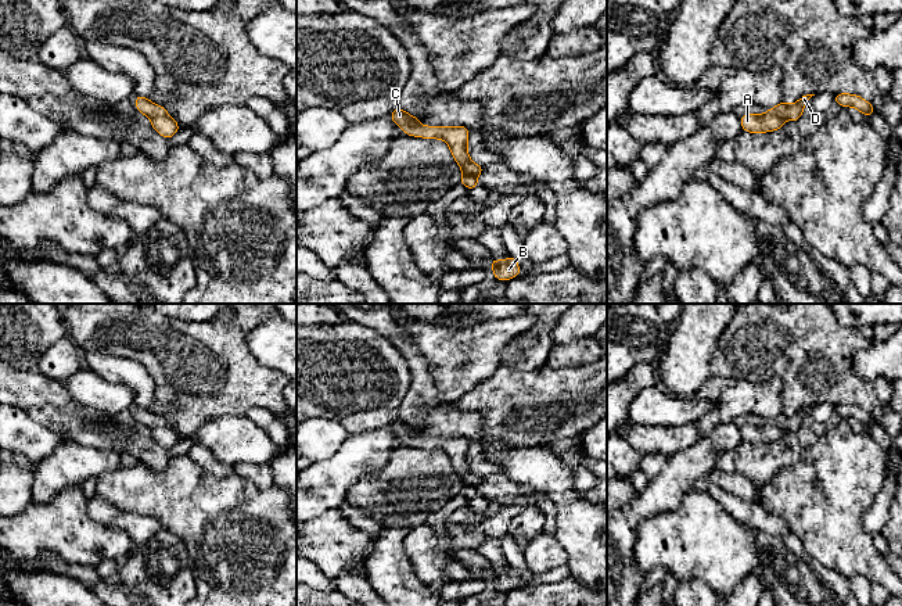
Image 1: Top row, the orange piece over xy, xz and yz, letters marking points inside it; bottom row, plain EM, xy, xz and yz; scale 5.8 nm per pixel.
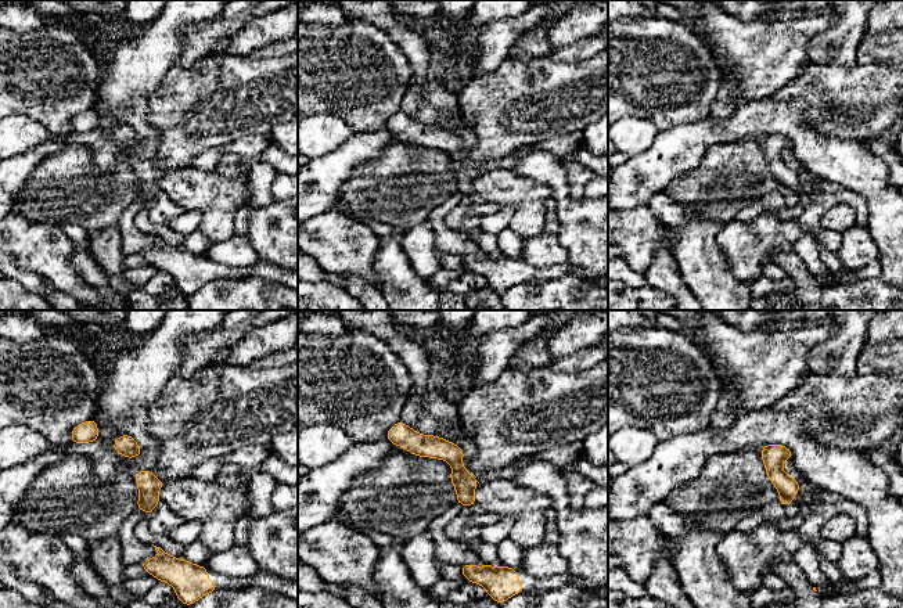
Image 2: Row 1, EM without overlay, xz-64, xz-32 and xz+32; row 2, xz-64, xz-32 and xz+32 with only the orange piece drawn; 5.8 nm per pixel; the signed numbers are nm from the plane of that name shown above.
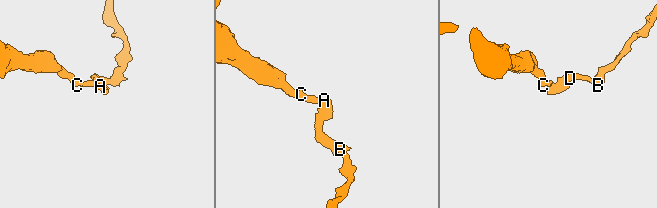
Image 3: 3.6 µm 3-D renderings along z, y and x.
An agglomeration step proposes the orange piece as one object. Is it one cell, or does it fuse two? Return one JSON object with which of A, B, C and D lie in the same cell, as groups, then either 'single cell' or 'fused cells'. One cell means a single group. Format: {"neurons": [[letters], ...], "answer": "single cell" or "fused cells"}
{"neurons": [["A", "C"], ["B", "D"]], "answer": "fused cells"}

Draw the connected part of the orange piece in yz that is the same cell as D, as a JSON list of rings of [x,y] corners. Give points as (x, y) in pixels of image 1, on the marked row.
[[[806,94],[802,96],[801,98],[798,98],[798,101],[793,105],[788,105],[784,101],[781,101],[779,105],[773,107],[769,110],[770,114],[783,118],[783,119],[791,119],[794,122],[798,122],[801,114],[804,112],[804,107],[806,104],[806,101],[815,94]]]

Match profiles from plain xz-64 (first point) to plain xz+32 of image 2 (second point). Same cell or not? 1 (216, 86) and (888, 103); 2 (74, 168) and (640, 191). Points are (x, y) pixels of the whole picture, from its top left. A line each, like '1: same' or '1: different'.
1: same
2: different

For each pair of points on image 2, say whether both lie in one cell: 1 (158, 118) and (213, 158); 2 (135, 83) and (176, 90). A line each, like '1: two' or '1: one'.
1: two
2: two

